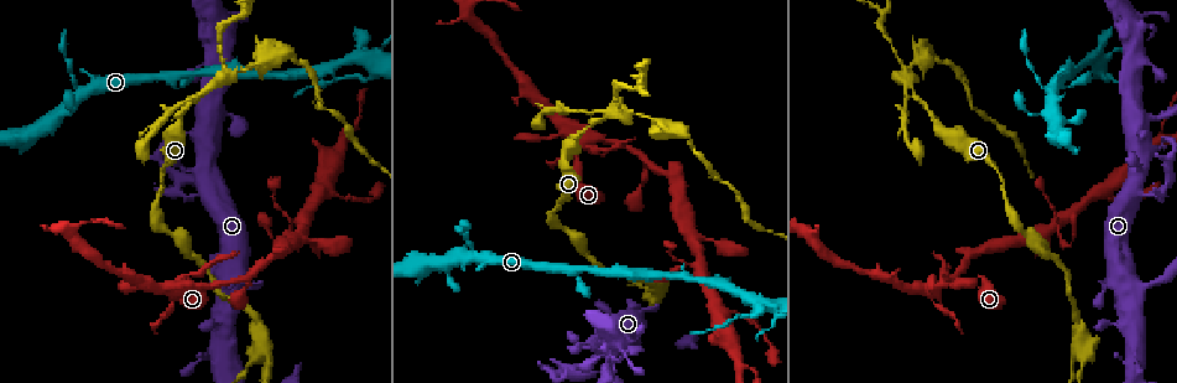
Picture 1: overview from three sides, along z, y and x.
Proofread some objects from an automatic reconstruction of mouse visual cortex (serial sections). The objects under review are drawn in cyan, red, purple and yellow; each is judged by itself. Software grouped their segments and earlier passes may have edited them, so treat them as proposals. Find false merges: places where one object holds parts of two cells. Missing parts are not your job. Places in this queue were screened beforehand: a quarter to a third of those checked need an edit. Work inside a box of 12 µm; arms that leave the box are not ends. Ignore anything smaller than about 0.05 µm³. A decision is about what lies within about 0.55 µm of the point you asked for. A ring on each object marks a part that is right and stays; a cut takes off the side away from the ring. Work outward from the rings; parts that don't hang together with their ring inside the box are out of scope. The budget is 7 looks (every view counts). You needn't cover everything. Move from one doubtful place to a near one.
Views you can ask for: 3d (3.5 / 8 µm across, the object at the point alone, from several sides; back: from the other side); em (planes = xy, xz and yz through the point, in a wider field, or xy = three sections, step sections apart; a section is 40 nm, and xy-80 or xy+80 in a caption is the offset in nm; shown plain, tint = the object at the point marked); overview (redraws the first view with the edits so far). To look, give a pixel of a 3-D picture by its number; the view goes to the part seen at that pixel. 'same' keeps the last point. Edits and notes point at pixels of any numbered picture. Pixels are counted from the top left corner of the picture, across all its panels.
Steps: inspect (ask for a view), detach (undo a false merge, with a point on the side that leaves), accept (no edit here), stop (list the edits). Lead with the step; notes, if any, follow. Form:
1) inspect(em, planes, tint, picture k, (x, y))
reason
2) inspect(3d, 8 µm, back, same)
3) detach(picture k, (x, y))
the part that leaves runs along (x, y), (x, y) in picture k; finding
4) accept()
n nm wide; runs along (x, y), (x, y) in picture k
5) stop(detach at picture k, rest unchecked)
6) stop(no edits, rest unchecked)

inspect(3d, 3.5 µm, picture 1, (1050, 105))

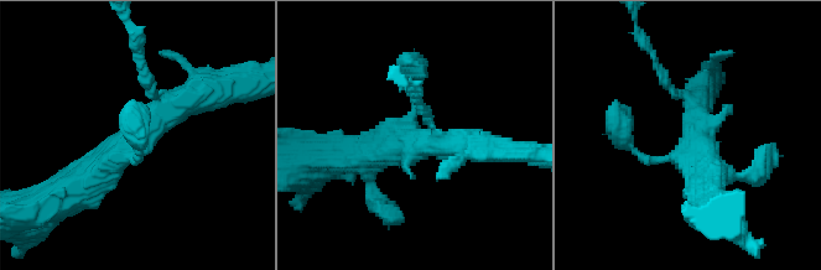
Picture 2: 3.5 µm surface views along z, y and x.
inspect(em, xy, step 5, tint, picture 2, (699, 139))
3 arms; arms of 150, 400, 450 nm; need the tissue

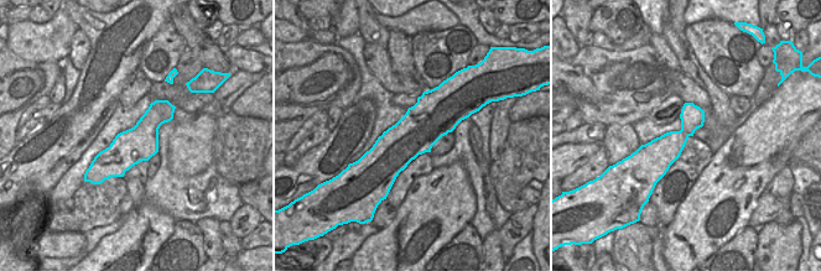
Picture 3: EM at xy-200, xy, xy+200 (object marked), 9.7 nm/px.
accept()
runs along (204, 92), (167, 107), (72, 191) in picture 2; all the same cell

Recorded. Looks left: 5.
inspect(3d, 3.5 µm, picture 1, (178, 287))
sharp bend

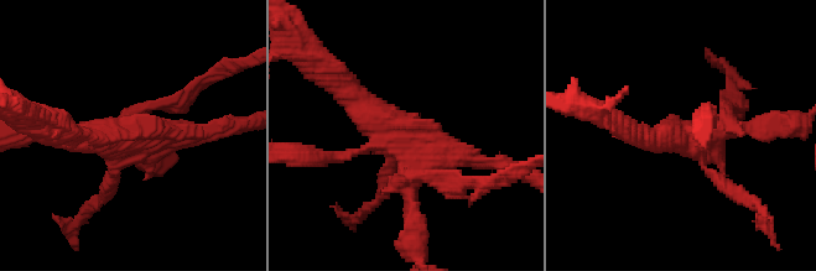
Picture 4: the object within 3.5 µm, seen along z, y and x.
inspect(em, xy, step 5, tint, picture 4, (124, 134))
shape alone is not enough

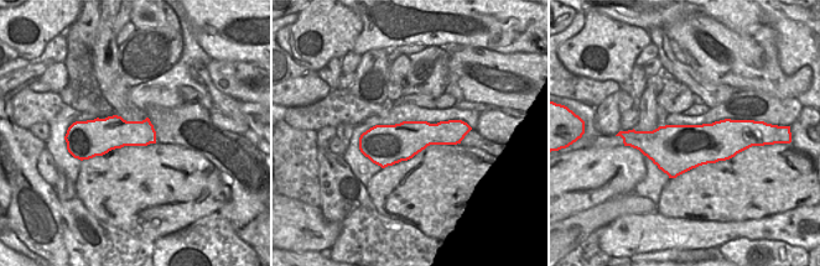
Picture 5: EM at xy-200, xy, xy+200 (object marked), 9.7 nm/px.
detach(picture 4, (447, 176))
the part that leaves runs along (406, 178), (487, 187), (509, 175) in picture 4; a second cell is stuck on

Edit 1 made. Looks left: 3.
inspect(overview)

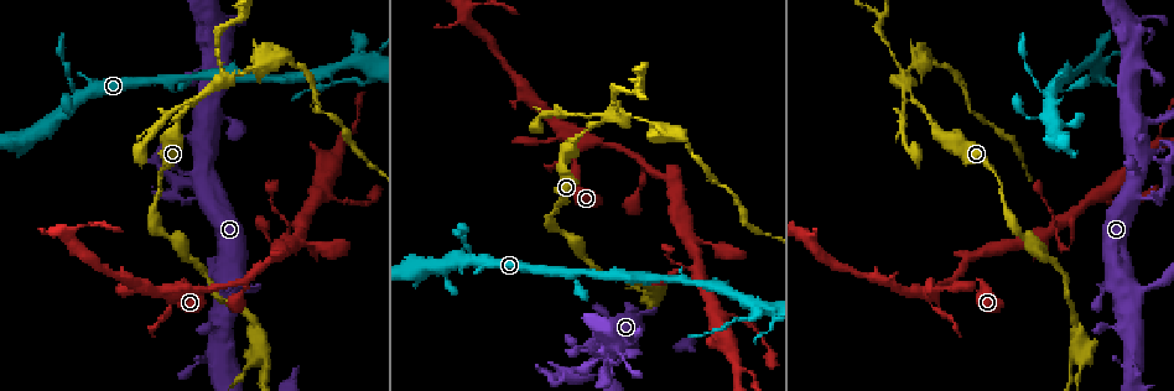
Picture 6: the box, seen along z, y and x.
inspect(3d, 3.5 µm, picture 6, (165, 82))
branch point

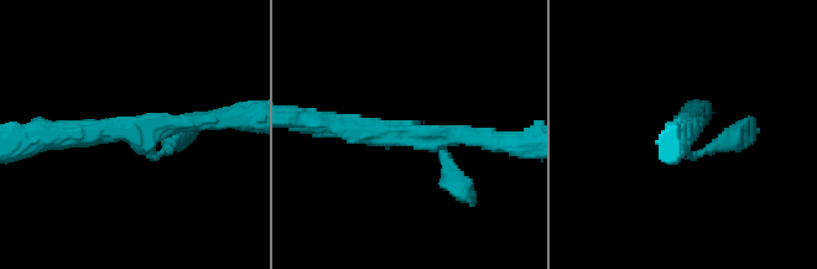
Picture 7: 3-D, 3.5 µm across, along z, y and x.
accept()
continuous, no second cell

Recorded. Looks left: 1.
stop(detach at picture 4, rest unchecked)

